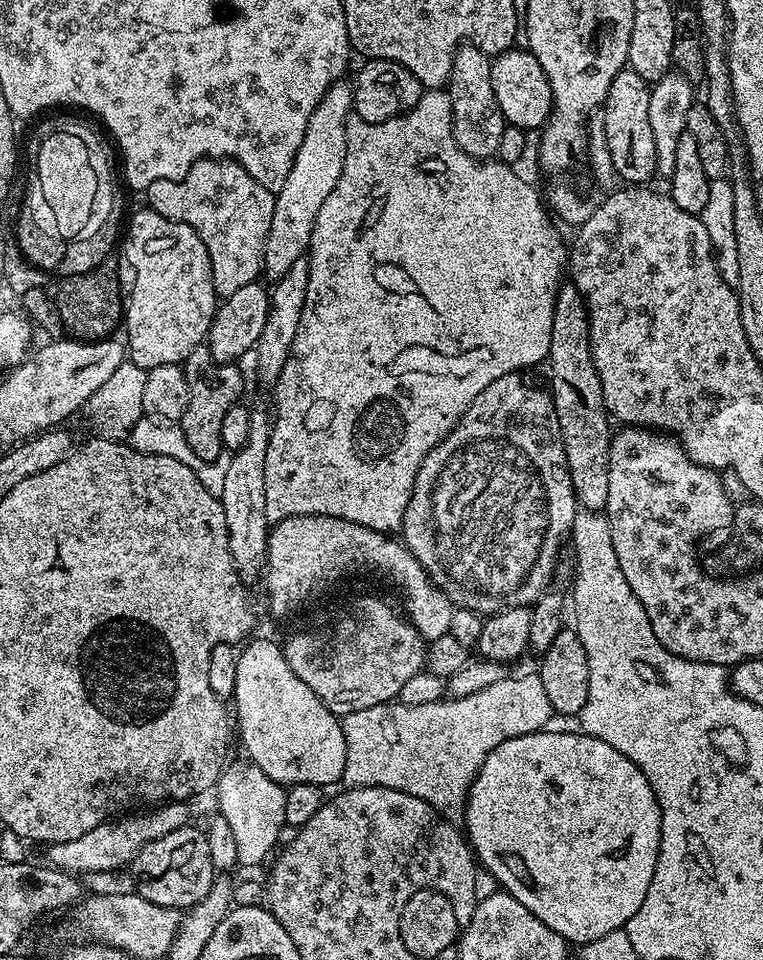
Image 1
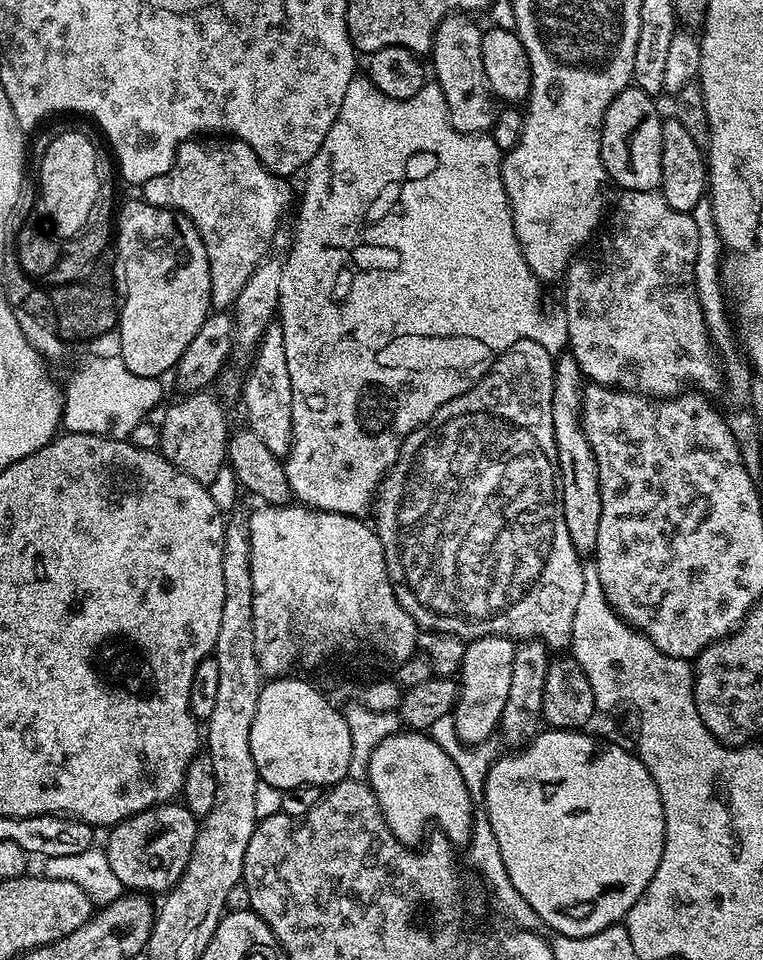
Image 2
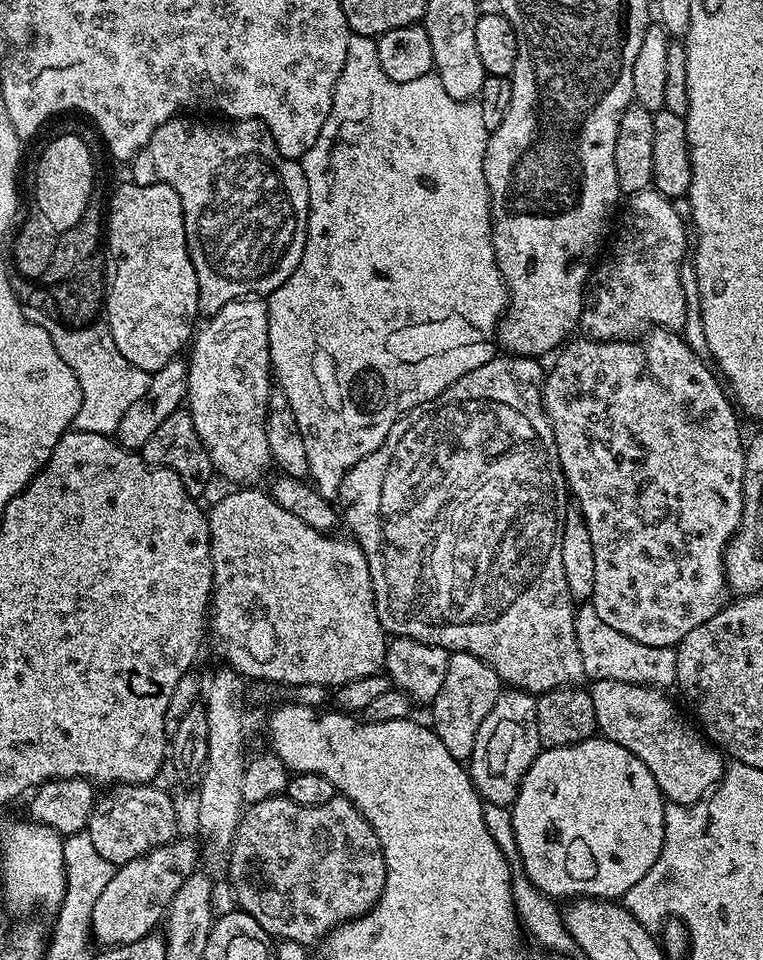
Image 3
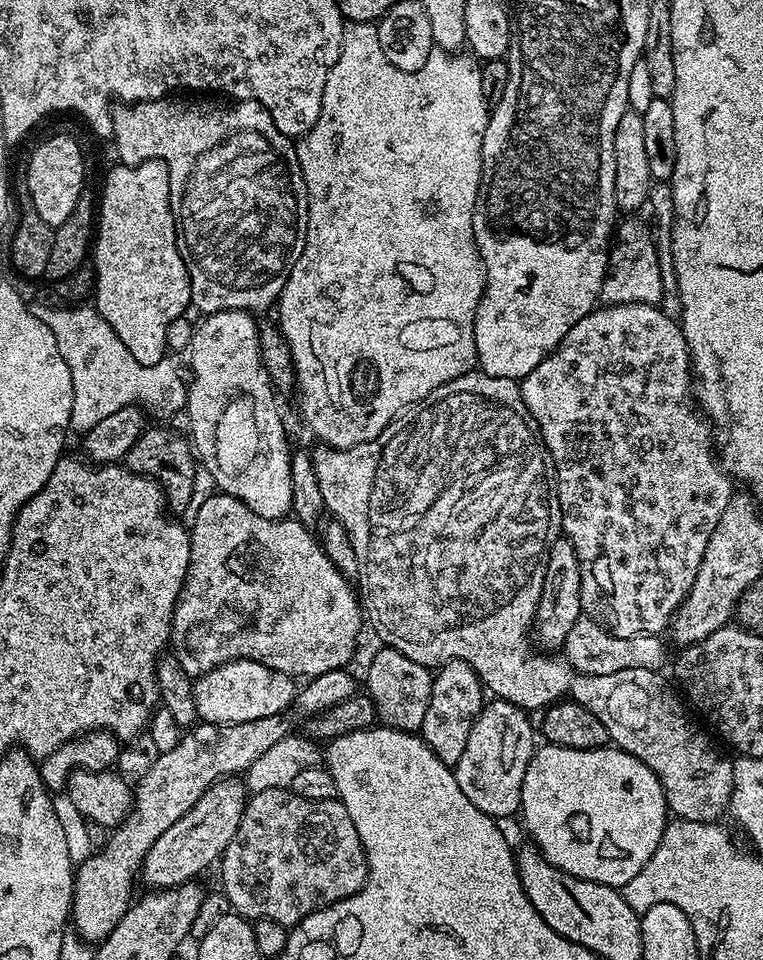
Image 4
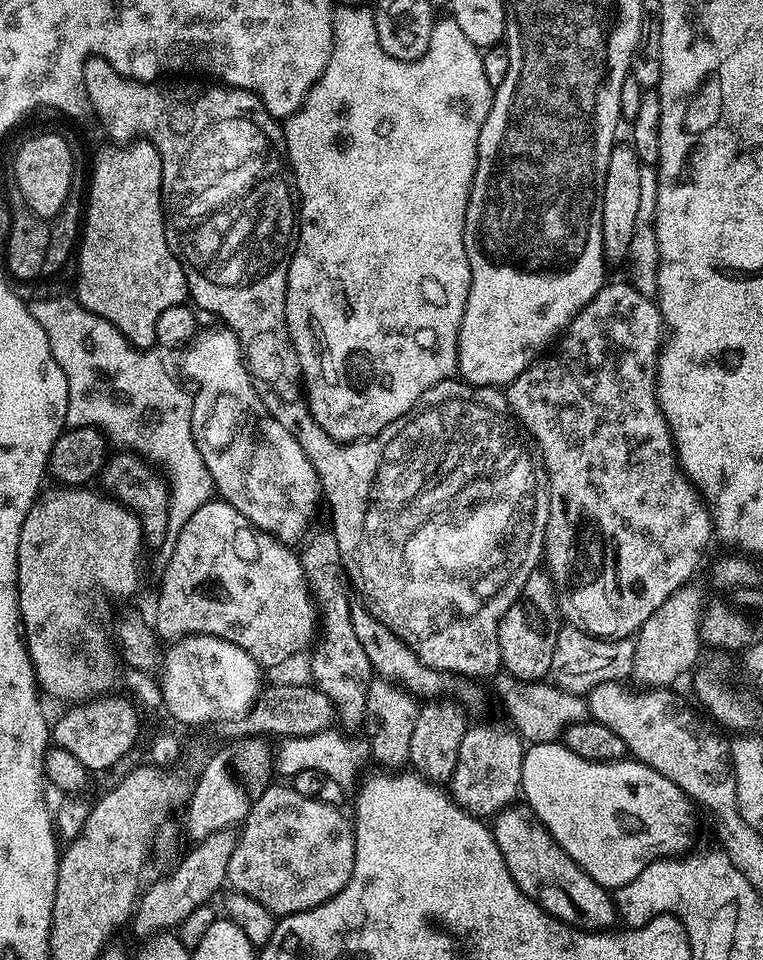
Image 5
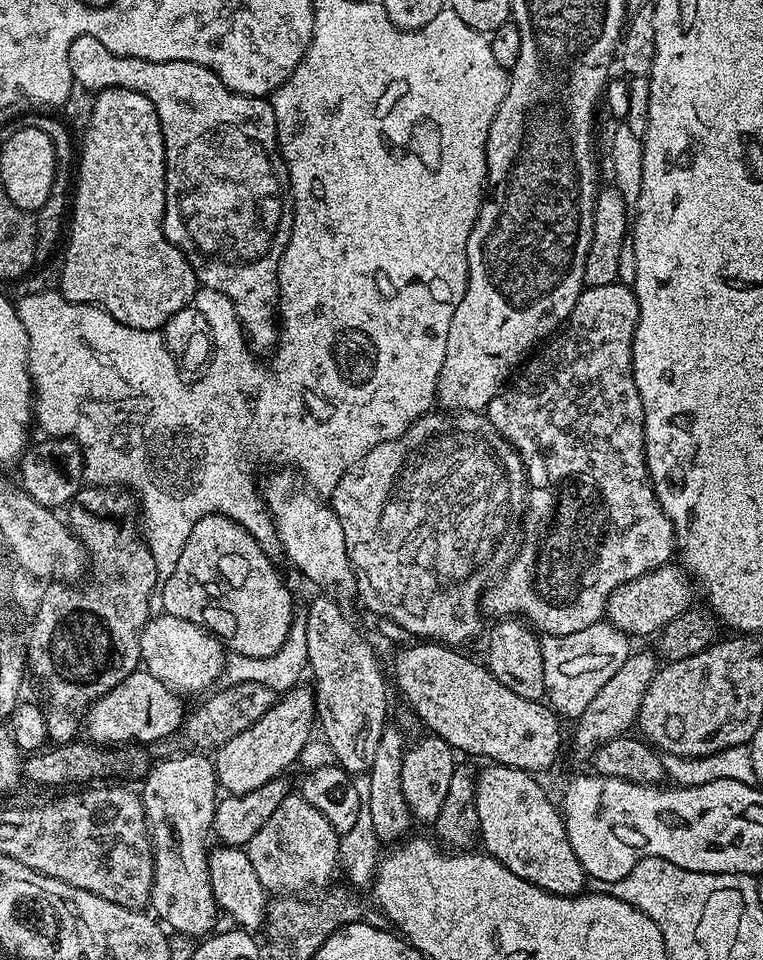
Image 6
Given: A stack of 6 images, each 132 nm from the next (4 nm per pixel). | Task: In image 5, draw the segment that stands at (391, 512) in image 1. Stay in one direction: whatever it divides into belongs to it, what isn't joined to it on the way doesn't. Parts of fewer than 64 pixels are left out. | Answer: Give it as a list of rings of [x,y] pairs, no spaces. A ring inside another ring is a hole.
[[[348,4],[345,8],[337,7],[333,11],[330,62],[326,66],[326,70],[322,70],[322,74],[316,80],[315,86],[309,90],[304,101],[300,103],[300,109],[294,115],[287,117],[283,121],[282,127],[284,130],[284,141],[288,147],[288,164],[292,167],[292,175],[296,177],[296,190],[298,193],[298,235],[294,243],[292,261],[288,267],[288,333],[292,339],[294,350],[298,354],[308,408],[312,411],[312,416],[318,422],[318,426],[322,426],[322,430],[326,430],[326,434],[330,434],[335,440],[351,442],[370,436],[377,436],[390,422],[405,416],[418,402],[418,398],[422,398],[422,394],[426,394],[426,390],[438,386],[444,380],[453,379],[457,375],[458,330],[462,322],[462,314],[466,310],[466,298],[470,290],[470,262],[466,258],[466,246],[464,245],[466,206],[468,205],[470,190],[474,182],[474,174],[476,173],[478,138],[480,137],[482,126],[490,114],[493,95],[494,90],[490,86],[490,82],[486,82],[486,70],[482,70],[481,49],[475,48],[470,42],[470,38],[466,38],[466,34],[462,34],[462,26],[458,26],[456,20],[451,18],[445,18],[445,20],[437,19],[432,26],[432,37],[430,38],[430,46],[426,50],[426,54],[422,54],[417,60],[399,60],[390,54],[386,54],[386,50],[382,50],[382,46],[378,42],[378,30],[376,29],[376,17],[373,9],[355,8],[354,5]]]

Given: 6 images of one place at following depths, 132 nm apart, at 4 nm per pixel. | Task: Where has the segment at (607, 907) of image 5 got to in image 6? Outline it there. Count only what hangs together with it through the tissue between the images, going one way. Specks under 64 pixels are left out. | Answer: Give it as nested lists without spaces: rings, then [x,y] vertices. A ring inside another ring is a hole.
[[[489,763],[475,777],[476,781],[476,809],[480,823],[479,839],[484,840],[483,851],[492,856],[506,870],[518,874],[526,882],[538,886],[555,896],[578,896],[585,891],[586,873],[574,854],[574,846],[570,846],[570,838],[566,834],[563,815],[555,803],[548,801],[544,788],[537,777],[522,769],[511,768],[510,765]]]

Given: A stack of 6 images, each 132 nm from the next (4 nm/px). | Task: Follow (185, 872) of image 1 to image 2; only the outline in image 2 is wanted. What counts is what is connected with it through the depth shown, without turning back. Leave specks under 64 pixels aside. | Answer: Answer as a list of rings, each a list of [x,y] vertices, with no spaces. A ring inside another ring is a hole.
[[[180,802],[158,804],[111,829],[108,836],[108,861],[125,889],[141,894],[167,894],[176,887],[186,870],[198,831],[197,817]]]

